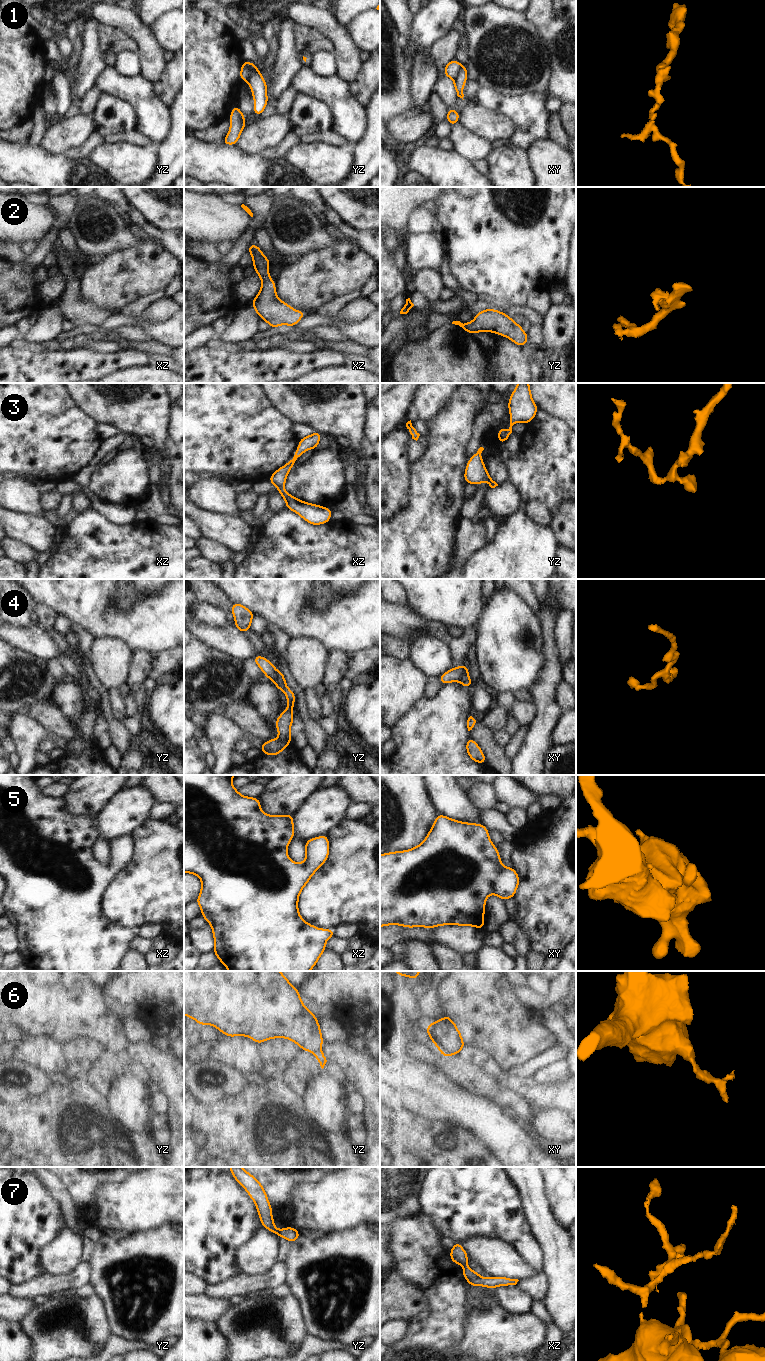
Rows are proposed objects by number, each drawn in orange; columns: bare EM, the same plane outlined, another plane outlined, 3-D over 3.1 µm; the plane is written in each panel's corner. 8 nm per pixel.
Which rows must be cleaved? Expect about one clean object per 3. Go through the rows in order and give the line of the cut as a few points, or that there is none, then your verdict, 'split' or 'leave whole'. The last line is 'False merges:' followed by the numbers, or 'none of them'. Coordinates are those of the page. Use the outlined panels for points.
1: cut yz (259, 71), (246, 66), (245, 68), (248, 72), (246, 81); split
2: cut none; leave whole
3: cut none; leave whole
4: cut xy (468, 676), (463, 676), (458, 680); split
5: cut none; leave whole
6: cut xy (440, 1049), (445, 1049), (452, 1054); split
7: cut yz (279, 1230), (280, 1235); split
False merges: 1, 4, 6, 7

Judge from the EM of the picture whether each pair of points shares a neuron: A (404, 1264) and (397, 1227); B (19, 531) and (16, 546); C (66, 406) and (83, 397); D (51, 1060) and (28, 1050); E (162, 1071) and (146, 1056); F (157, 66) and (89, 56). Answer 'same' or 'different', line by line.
A: same
B: different
C: different
D: same
E: same
F: different

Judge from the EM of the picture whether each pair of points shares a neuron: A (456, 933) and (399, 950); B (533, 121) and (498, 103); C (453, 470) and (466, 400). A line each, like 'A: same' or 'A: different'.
A: different
B: same
C: same

